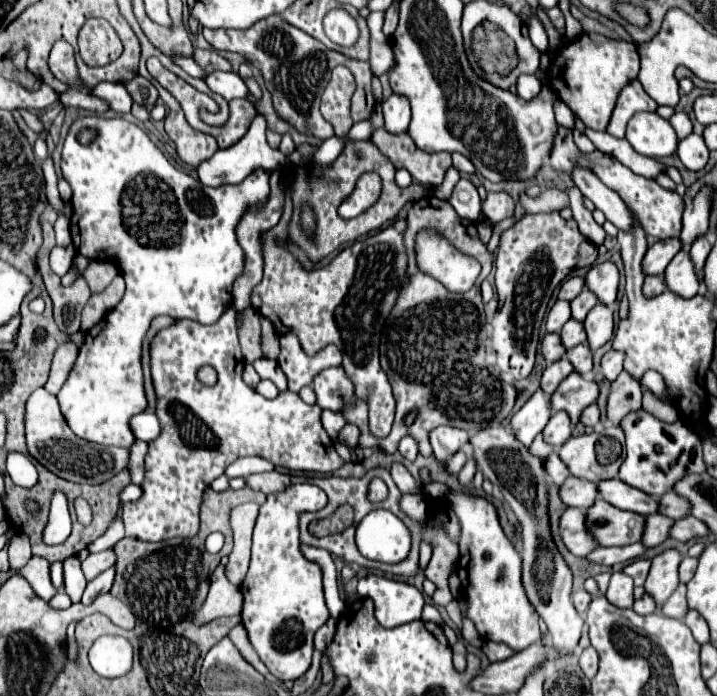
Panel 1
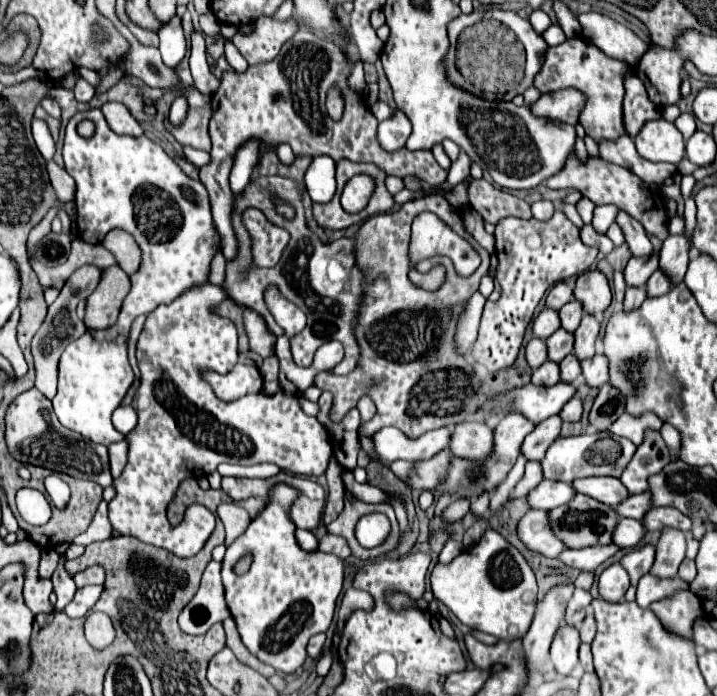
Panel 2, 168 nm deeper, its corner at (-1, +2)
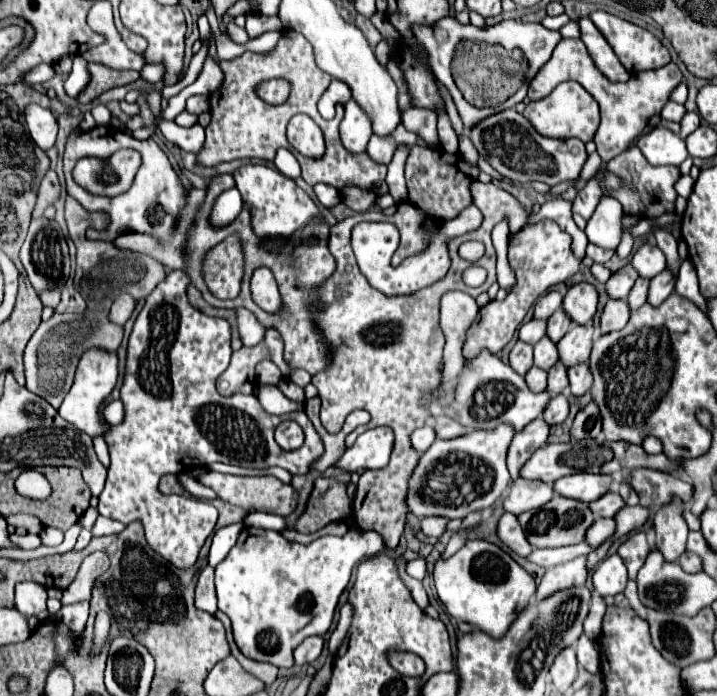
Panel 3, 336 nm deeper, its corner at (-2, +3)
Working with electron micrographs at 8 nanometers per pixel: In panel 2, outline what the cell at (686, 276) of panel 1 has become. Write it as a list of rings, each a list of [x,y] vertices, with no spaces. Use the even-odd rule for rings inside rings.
[[[655,270],[649,276],[649,280],[645,284],[645,290],[647,290],[647,296],[661,296],[661,294],[665,294],[665,292],[671,290],[671,284],[669,284],[669,280],[665,280],[663,272]]]

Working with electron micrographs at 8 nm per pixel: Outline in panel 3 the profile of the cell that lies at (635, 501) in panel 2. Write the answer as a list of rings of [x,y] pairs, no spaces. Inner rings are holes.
[[[614,491],[606,493],[604,497],[596,499],[590,503],[590,509],[594,511],[596,517],[614,517],[626,503],[622,503],[622,497]]]

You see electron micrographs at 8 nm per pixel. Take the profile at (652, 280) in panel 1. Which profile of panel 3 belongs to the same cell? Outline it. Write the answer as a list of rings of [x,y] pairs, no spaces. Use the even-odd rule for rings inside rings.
[[[610,299],[604,307],[602,321],[600,321],[600,333],[610,333],[622,329],[630,319],[630,307],[624,299]]]

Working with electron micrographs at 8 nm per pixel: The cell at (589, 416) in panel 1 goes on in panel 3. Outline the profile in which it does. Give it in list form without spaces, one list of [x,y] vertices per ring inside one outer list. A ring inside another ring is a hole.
[[[556,395],[556,397],[548,403],[548,407],[546,407],[546,411],[544,411],[544,419],[546,419],[550,425],[556,425],[556,423],[564,423],[566,417],[568,417],[568,413],[570,413],[570,403],[568,403],[568,399],[566,399],[564,395]]]

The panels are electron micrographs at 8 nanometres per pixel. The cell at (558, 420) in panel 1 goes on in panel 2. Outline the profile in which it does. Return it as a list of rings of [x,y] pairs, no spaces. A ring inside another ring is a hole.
[[[551,416],[549,420],[539,422],[531,434],[525,436],[523,444],[521,444],[521,456],[525,456],[527,460],[541,460],[541,456],[545,456],[543,452],[549,448],[549,444],[553,444],[553,440],[559,436],[561,432],[561,418],[559,416]]]

